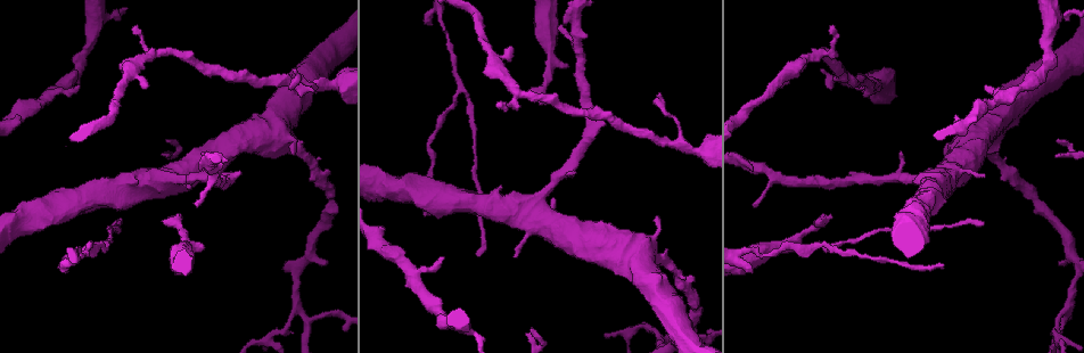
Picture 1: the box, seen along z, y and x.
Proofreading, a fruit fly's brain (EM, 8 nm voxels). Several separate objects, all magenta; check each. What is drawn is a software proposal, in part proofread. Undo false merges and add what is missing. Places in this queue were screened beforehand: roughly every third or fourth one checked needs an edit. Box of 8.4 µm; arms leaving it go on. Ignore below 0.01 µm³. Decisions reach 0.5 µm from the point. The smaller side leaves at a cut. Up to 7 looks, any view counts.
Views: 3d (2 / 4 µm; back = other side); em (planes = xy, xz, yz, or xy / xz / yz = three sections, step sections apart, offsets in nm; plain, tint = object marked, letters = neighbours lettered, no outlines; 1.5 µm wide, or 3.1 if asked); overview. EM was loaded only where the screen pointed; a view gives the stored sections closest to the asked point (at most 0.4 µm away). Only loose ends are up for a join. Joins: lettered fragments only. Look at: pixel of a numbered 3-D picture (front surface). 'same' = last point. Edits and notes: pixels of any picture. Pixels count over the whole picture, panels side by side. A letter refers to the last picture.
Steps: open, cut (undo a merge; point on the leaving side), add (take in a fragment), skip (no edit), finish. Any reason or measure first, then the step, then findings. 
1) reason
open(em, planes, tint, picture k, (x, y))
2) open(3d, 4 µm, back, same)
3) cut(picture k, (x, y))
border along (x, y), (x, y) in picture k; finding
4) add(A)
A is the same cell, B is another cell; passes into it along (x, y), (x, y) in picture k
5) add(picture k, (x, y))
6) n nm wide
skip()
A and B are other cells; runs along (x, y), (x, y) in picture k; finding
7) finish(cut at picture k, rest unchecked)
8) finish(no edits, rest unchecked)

thin end
open(em, xz, step 4, tint, picture 1, (982, 178))

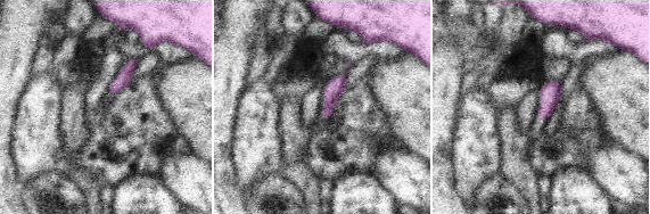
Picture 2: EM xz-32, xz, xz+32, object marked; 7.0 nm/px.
open(em, planes, letters, same)

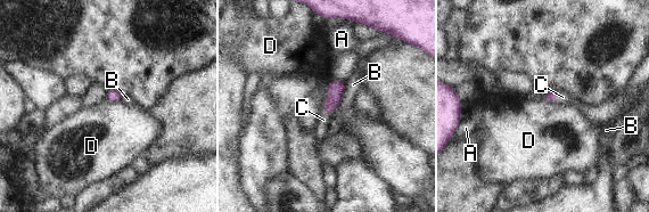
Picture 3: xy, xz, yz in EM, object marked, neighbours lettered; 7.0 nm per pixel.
add(C)
C is the same cell, A, B and D are other cells; it goes on there

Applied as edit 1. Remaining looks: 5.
open(overview)

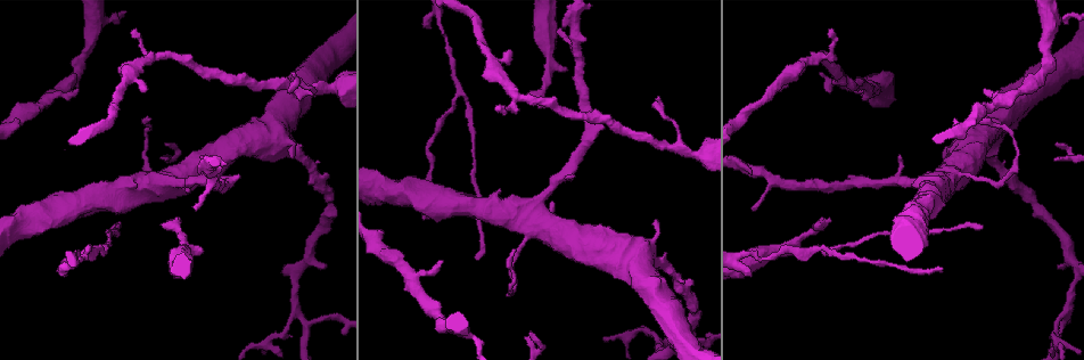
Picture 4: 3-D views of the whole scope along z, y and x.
free end
open(em, xz, step 8, letters, picture 4, (178, 219))

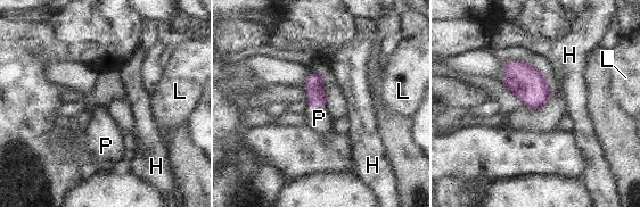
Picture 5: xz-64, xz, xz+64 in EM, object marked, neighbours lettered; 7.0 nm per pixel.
cut it another way
open(em, planes, letters, same)

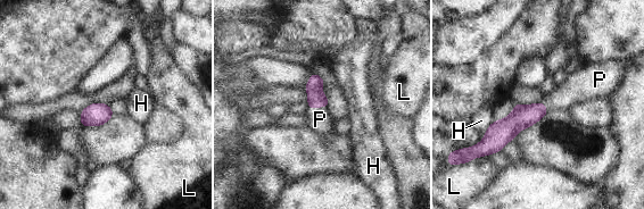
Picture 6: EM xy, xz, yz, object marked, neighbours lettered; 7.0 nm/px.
add(P)
P is the same cell, H and L are other cells; passes into it along (314, 85), (318, 106), (320, 119) in picture 6; the neuron continues

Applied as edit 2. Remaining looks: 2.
finish(add at picture 3, add at picture 6, rest unchecked)

